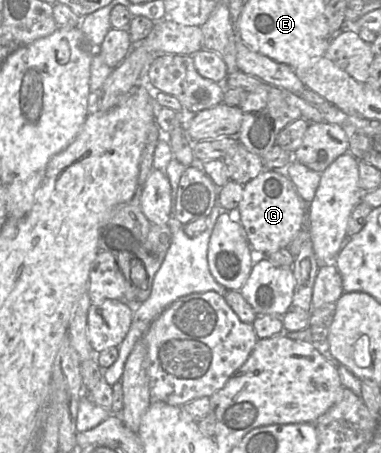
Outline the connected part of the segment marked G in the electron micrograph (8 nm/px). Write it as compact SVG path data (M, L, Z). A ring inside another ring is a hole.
M265 169L243 185L243 196L235 216L256 256L266 256L287 248L298 232L306 227L307 205L284 170Z

